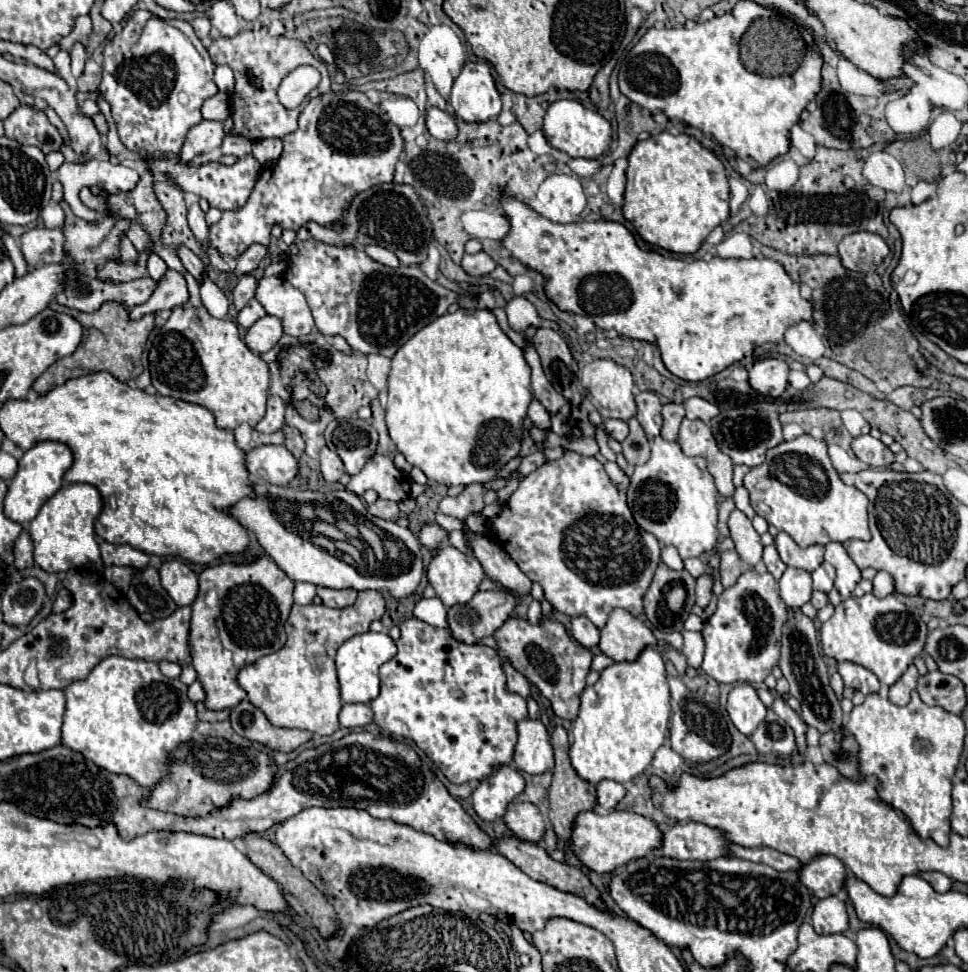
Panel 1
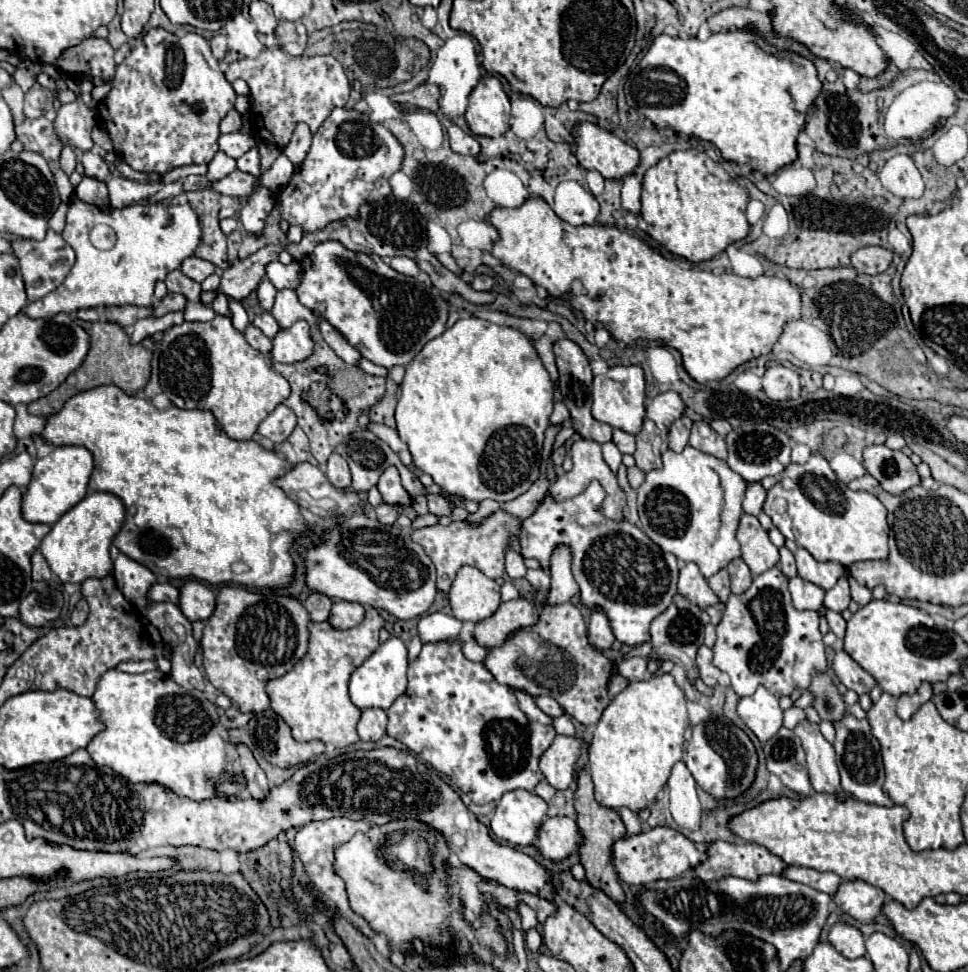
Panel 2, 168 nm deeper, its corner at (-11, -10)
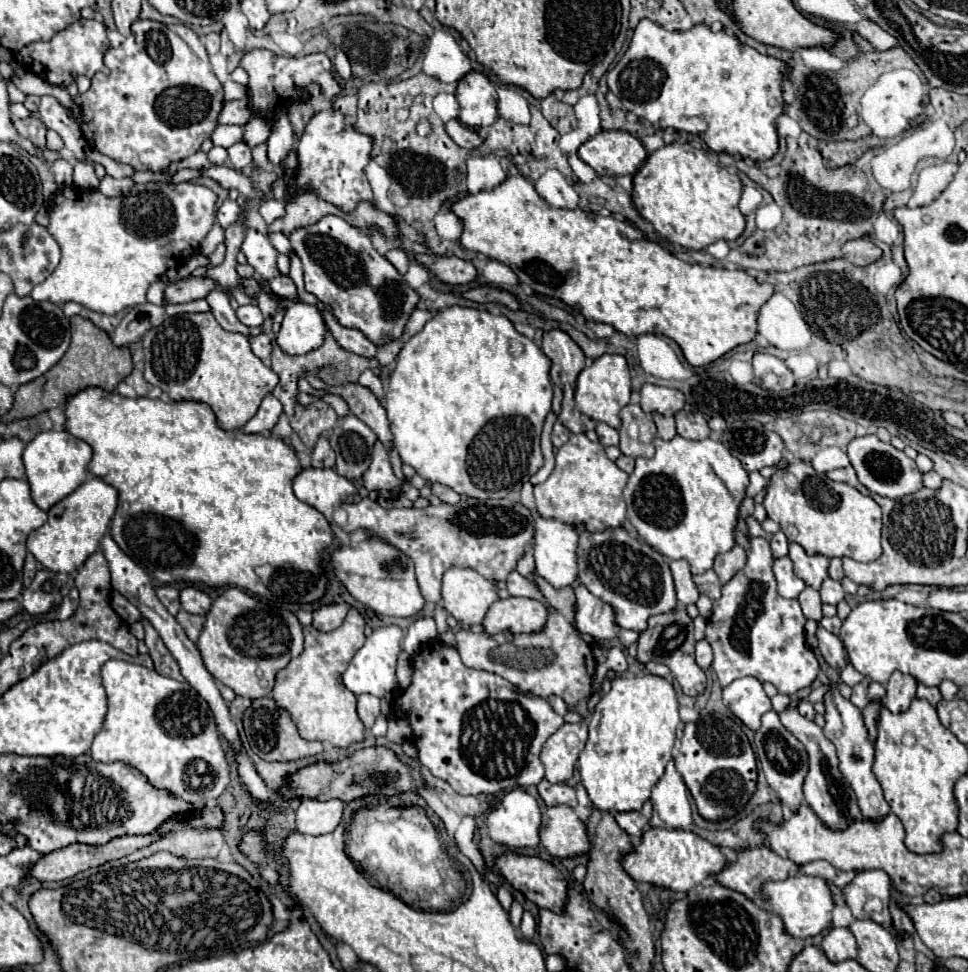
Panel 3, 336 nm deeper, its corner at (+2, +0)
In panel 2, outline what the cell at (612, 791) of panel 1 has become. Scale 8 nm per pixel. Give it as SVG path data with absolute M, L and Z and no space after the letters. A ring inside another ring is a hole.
M621 808L619 810L619 816L623 818L625 826L627 826L627 834L633 836L633 834L641 834L645 824L647 824L647 818L649 818L649 810L643 810L643 812L631 812L629 808Z

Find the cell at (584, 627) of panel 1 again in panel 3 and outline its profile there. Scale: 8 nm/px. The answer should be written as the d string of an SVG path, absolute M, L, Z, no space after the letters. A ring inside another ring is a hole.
M582 584L574 588L576 592L576 628L582 634L592 636L598 642L610 640L616 636L616 622L614 622L614 614L612 608L602 602L600 598L592 596Z

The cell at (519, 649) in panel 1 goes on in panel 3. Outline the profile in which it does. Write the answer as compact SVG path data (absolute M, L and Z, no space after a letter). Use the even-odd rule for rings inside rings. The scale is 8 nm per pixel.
M536 576L536 582L540 586L540 592L544 594L546 602L550 604L546 626L538 632L530 634L510 634L510 632L498 632L494 636L486 632L456 632L456 648L462 656L462 662L468 668L494 672L502 678L506 678L510 684L514 684L522 692L530 692L534 696L546 698L550 694L560 696L566 706L572 710L578 702L590 698L592 694L592 678L596 672L596 658L592 654L592 648L588 642L584 642L574 626L574 590L562 588L556 590L546 580Z

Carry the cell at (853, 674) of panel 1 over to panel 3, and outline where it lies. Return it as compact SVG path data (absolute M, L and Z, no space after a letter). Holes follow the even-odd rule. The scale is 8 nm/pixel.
M822 626L818 628L816 632L816 638L818 638L818 648L820 648L820 654L824 656L826 664L834 670L842 670L846 664L848 664L848 658L846 658L846 646L844 642L840 640L840 636L836 634L830 634L828 630L824 630Z

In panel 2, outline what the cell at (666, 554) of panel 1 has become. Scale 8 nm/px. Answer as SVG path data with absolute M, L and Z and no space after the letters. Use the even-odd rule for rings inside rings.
M683 564L679 574L679 594L685 596L689 602L705 610L711 604L717 604L719 598L707 586L705 576L699 572L697 564Z

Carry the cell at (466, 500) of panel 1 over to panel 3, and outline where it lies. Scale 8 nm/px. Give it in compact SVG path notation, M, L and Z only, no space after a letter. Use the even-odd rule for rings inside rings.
M310 380L310 384L312 384L312 388L326 388L332 394L342 396L348 402L350 412L374 430L378 440L386 446L386 452L392 450L392 446L394 446L392 440L394 438L390 434L390 422L386 418L386 410L378 402L378 398L374 396L374 392L370 388L360 386L358 382L356 384L346 384L346 386L324 386L324 382L320 382L320 380Z

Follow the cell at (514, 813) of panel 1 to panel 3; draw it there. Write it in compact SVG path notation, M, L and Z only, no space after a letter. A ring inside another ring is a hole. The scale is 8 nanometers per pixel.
M570 806L550 808L550 820L540 830L540 844L558 858L570 858L590 850L584 822Z

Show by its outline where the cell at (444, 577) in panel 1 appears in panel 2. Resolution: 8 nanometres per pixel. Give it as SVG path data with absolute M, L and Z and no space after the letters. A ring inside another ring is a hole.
M463 566L453 580L449 604L461 622L481 622L495 614L501 604L499 584L471 566Z

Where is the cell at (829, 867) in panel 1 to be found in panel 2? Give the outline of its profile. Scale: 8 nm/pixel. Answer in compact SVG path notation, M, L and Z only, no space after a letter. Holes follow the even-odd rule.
M847 880L839 886L839 892L835 894L835 904L861 924L875 922L875 918L881 916L885 900L887 896L881 888L871 886L863 880Z

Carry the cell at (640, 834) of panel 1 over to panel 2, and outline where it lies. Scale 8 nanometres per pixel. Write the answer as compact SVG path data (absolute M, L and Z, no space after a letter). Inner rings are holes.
M657 826L647 832L641 832L639 836L627 836L613 844L613 864L619 878L635 886L645 886L657 880L673 880L697 868L705 858L705 850L699 850L689 838L667 826Z

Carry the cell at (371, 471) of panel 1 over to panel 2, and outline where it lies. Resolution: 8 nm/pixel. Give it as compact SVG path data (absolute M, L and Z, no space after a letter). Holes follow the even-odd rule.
M389 466L381 474L377 488L383 496L383 502L387 502L387 504L397 504L397 506L409 506L411 504L411 496L401 486L401 476L399 476L399 470L395 466Z

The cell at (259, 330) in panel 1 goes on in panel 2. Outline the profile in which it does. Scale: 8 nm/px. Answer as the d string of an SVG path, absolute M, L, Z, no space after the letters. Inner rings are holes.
M305 320L295 322L287 330L279 330L273 338L271 358L275 362L301 362L307 360L315 350L315 340L311 336L311 326Z

